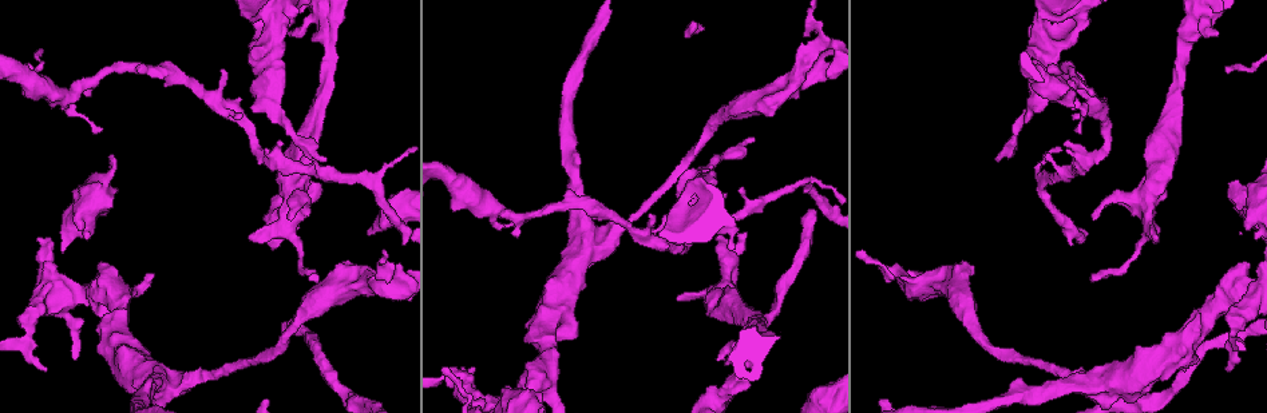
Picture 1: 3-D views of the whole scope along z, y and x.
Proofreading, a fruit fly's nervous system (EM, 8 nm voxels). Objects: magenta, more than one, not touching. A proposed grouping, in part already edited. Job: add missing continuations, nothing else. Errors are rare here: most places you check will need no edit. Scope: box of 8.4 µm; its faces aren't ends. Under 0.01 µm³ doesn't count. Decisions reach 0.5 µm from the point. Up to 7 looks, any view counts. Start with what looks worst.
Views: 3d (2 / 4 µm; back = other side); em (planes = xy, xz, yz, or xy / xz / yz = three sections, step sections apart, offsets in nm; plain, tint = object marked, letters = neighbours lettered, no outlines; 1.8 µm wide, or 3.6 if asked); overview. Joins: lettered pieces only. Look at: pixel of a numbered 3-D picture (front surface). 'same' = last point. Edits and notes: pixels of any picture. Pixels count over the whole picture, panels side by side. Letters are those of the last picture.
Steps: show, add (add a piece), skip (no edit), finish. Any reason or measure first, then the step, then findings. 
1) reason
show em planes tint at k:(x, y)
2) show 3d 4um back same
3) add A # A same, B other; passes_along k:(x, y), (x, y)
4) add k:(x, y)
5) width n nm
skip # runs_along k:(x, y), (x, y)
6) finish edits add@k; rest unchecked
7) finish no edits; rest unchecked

branch stops here
show 3d 2um at 1:(1234, 182)

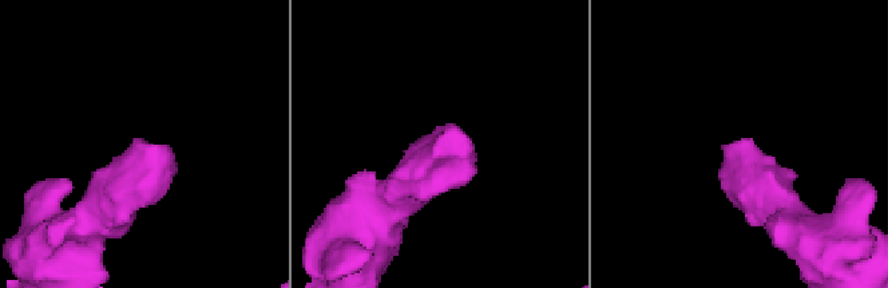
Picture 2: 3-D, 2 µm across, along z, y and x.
show em planes letters at 2:(466, 140)

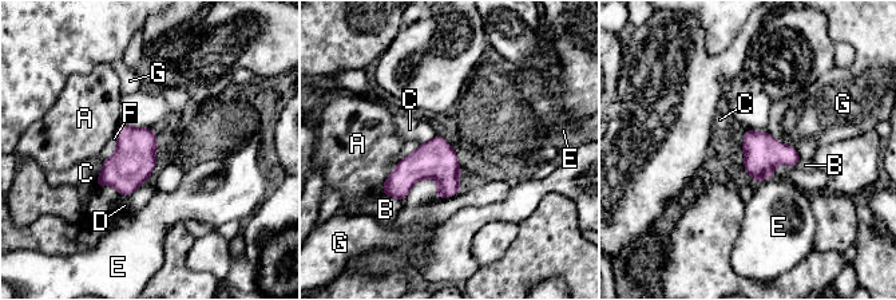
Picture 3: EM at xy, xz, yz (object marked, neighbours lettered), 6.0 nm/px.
skip # A other, B other, C other, D other, E other, F other, G other; border 3:(104, 160), (95, 185); none of them fits

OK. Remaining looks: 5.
thick end
show 3d 4um at 1:(509, 390)

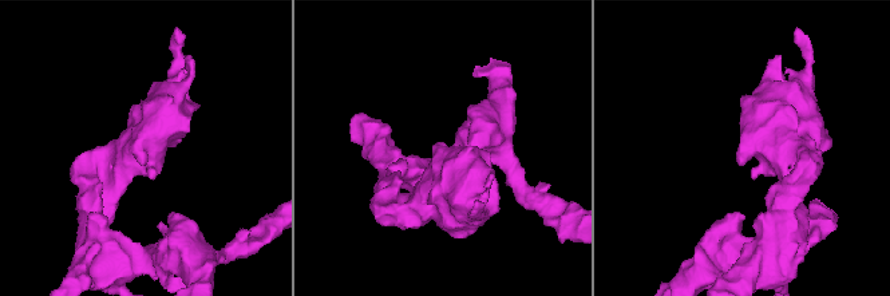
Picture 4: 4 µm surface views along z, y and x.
now the EM
show em 3.6um planes letters at 4:(440, 145)

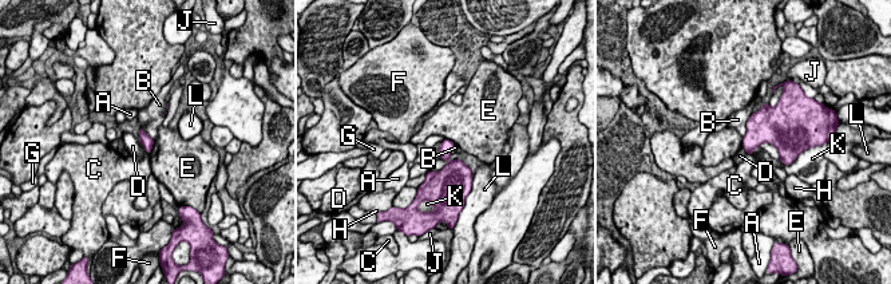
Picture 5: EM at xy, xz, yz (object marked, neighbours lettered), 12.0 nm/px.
skip # A other, B other, C other, D other, E other, F other, G other, H other, J other, K other, L other; border 5:(142, 144), (147, 153); none of them fits

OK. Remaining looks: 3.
branch stops here
show 3d 2um at 1:(680, 297)

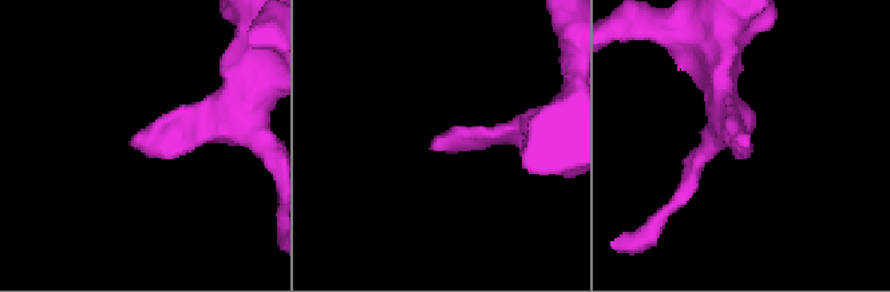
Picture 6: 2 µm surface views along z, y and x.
show em planes letters at 6:(744, 133)

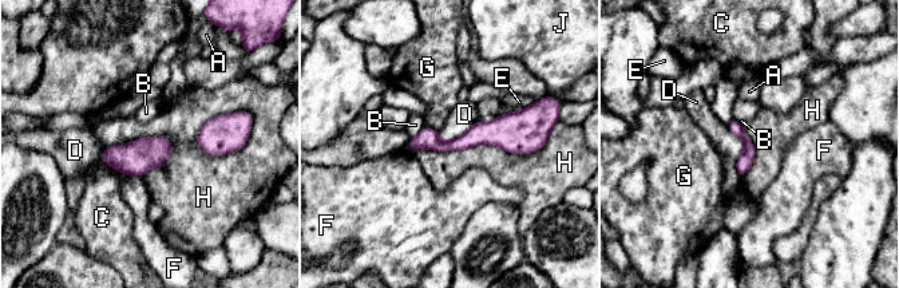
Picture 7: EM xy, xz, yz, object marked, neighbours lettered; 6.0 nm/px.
skip # A other, B other, C other, D other, E other, F other, G other, H other, J other; no lettered piece goes on from it

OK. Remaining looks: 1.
finish no edits; rest unchecked

